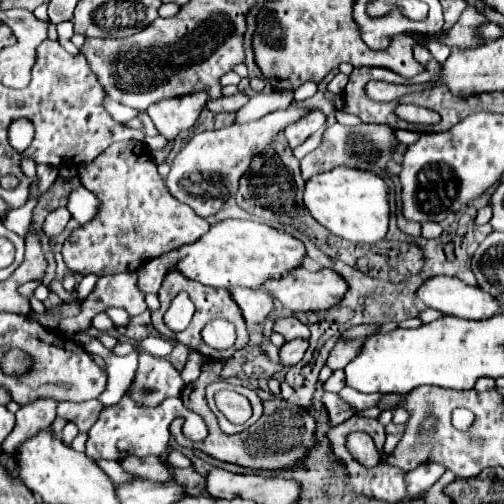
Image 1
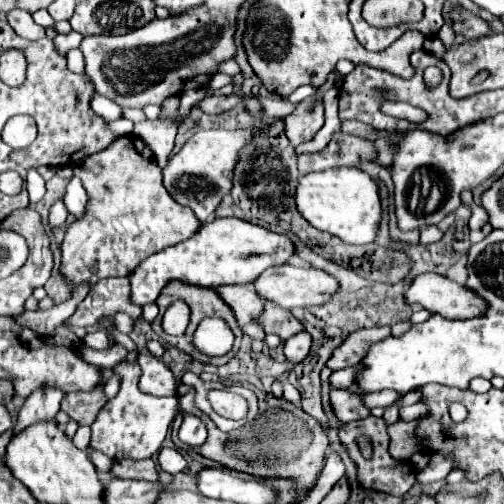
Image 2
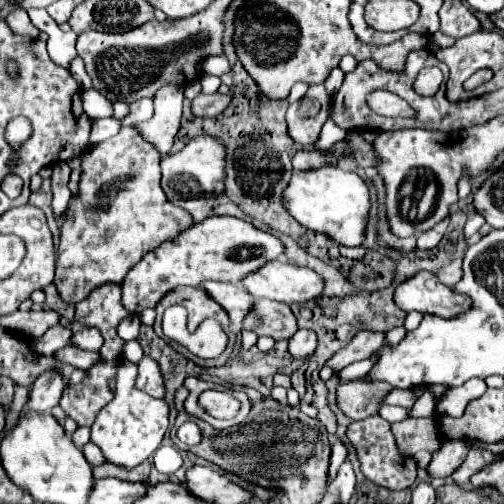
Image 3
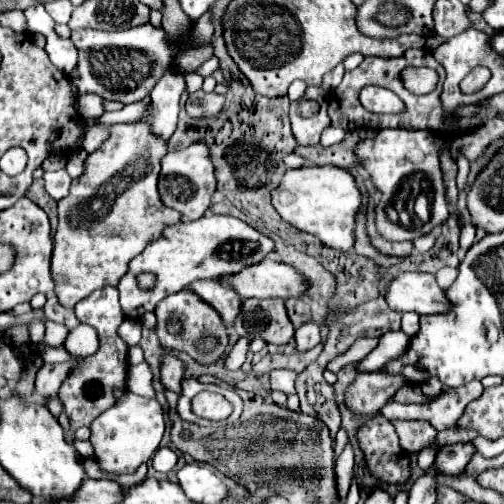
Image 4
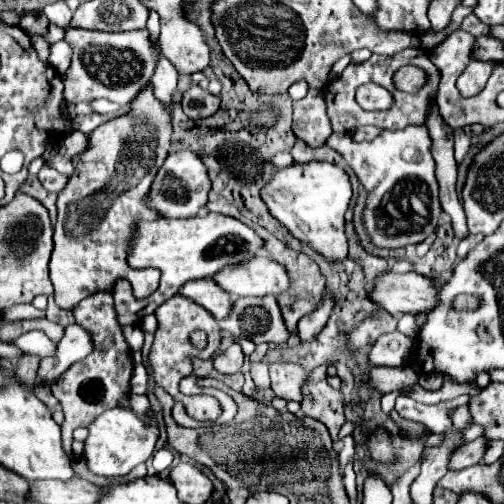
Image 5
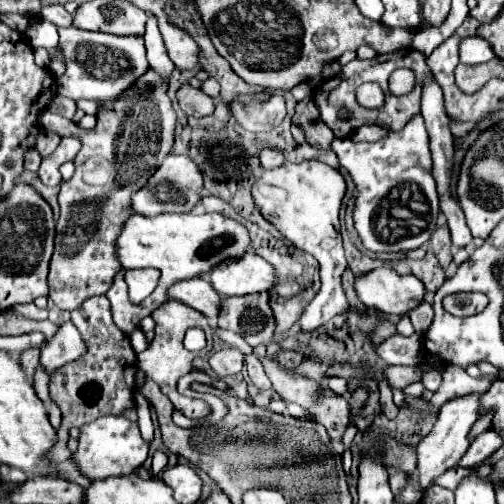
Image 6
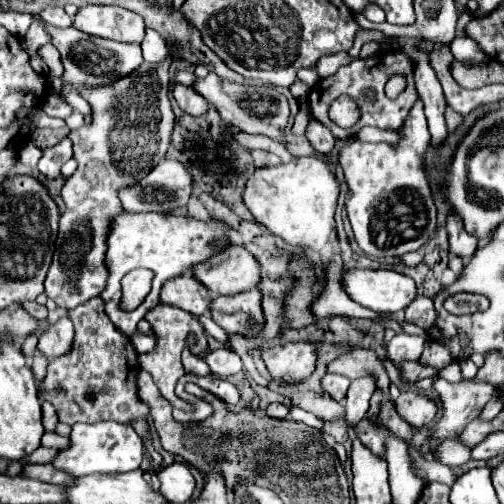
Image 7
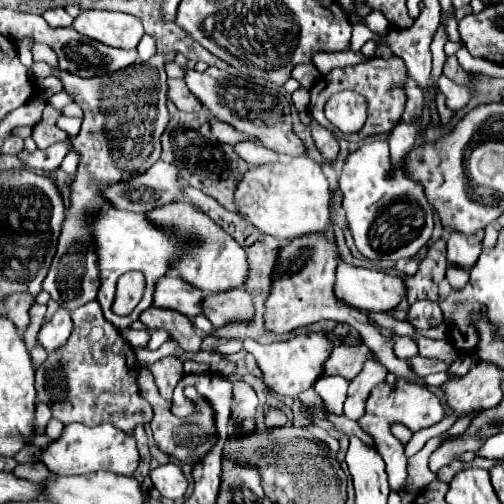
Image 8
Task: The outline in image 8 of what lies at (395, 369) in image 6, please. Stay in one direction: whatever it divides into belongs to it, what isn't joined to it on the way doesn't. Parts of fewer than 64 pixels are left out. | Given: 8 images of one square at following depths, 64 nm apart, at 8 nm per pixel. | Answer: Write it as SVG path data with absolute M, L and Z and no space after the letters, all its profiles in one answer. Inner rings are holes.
M414 356L412 360L410 360L410 364L412 364L412 368L416 368L414 372L418 374L418 376L428 376L428 374L432 374L432 372L446 372L448 370L448 364L444 364L444 362L440 362L440 360L434 360L434 358L424 358L424 356Z

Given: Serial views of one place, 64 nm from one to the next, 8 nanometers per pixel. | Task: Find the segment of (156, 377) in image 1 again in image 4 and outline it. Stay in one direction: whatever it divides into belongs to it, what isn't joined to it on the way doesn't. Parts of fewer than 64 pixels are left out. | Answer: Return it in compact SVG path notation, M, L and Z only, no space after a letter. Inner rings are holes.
M146 362L130 366L127 378L127 389L138 396L154 398L154 388L152 388L152 372Z

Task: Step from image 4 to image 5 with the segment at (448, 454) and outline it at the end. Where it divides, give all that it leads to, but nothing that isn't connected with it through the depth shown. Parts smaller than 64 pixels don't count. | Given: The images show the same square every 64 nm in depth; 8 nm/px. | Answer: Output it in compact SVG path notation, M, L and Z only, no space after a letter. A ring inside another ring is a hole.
M480 436L480 438L476 438L474 442L466 442L464 446L460 446L460 448L452 454L448 468L450 468L450 470L462 470L462 468L480 464L482 458L484 458L484 452L488 450L488 442L490 442L490 440L488 440L486 436Z

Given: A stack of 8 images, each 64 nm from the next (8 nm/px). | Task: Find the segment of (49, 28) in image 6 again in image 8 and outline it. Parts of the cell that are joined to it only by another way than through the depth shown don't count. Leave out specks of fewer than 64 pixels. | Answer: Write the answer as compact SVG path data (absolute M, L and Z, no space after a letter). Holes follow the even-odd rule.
M24 38L24 40L20 42L20 46L18 46L19 58L24 62L26 68L30 68L32 62L34 62L34 60L32 60L32 54L30 54L30 46L32 46L32 40L26 40L26 38Z

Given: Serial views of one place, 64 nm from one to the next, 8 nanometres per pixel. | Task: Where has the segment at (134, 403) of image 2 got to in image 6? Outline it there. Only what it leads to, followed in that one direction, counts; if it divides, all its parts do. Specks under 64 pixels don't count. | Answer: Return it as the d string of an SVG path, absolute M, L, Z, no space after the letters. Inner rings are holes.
M104 416L90 424L80 426L78 450L72 452L72 460L80 472L88 478L108 478L122 476L138 470L148 456L148 444L142 440L138 424L126 416Z

